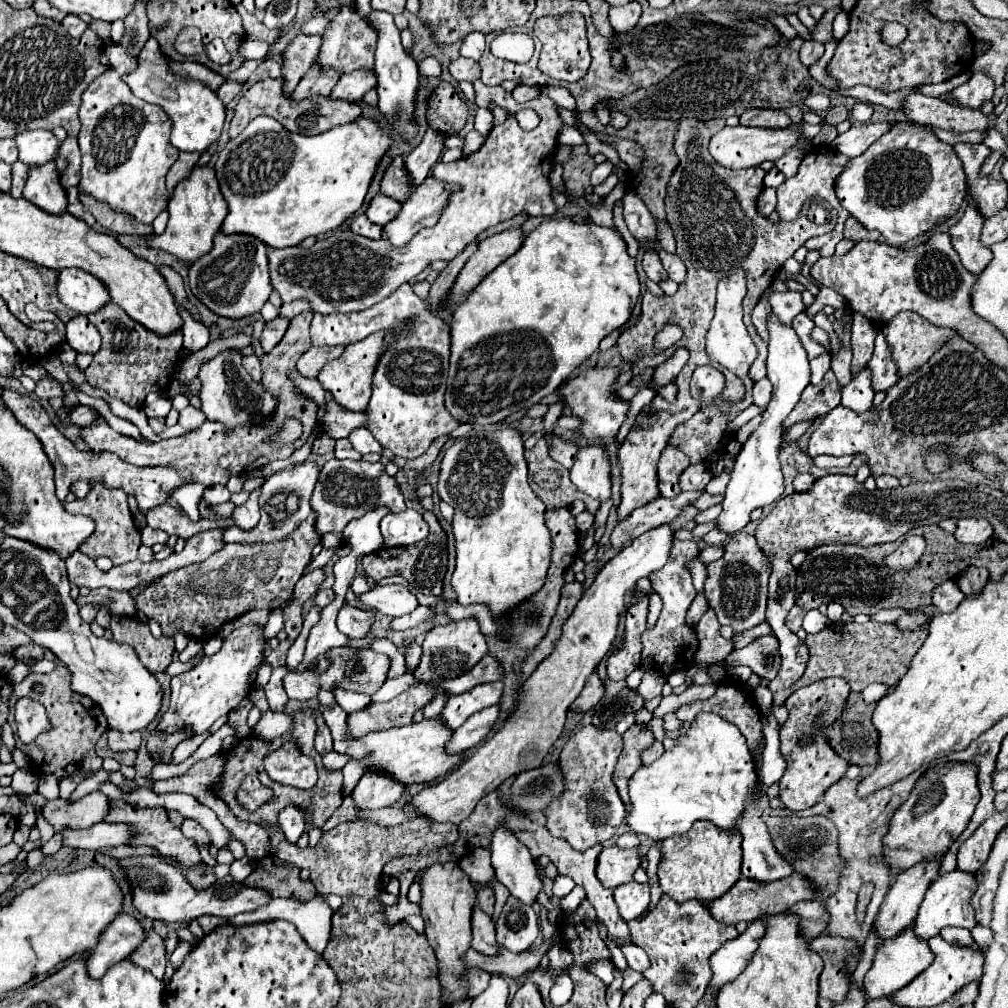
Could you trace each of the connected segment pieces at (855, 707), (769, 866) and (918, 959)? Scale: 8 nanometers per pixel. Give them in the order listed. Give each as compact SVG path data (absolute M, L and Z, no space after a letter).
M850 692L844 716L828 726L828 742L850 764L874 766L878 756L878 732L872 724L872 714L878 702L864 702L862 692Z
M760 786L758 798L748 804L748 810L744 810L744 820L740 822L740 834L742 834L742 874L746 878L754 878L760 882L772 882L780 880L782 876L790 876L794 872L792 864L778 854L774 848L766 824L762 820L764 810L768 808L766 788Z
M908 926L908 928L904 928L904 932L900 932L900 936L894 936L892 940L882 942L876 950L872 968L864 976L864 988L866 988L868 998L882 998L882 996L896 994L912 978L916 978L922 970L926 970L930 966L930 956L932 956L932 952L930 952L928 942L914 934L914 926Z

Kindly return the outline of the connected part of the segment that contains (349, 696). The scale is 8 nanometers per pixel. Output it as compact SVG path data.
M334 692L334 696L336 696L340 708L344 708L348 714L364 710L370 704L368 696L360 696L356 692Z

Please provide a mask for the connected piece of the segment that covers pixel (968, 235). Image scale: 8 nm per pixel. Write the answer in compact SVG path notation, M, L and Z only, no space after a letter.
M968 204L964 216L948 230L952 234L954 250L960 256L960 262L964 268L968 268L972 274L980 274L988 262L992 260L990 248L986 248L980 242L980 230L984 224L984 216L976 208L976 204Z

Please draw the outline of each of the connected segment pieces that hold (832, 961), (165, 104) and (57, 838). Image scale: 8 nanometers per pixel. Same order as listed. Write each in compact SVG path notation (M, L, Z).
M820 934L816 940L810 942L810 948L822 954L824 970L820 974L820 996L832 1000L834 1004L844 1002L850 992L850 980L846 970L846 958L854 956L854 952L860 952L852 938L838 938Z
M148 38L144 44L140 56L138 56L138 70L132 72L130 76L124 78L124 82L132 88L132 92L146 100L160 104L162 108L168 110L168 116L172 116L172 136L170 142L182 152L192 152L192 150L208 150L222 134L224 126L224 104L220 104L216 92L206 88L198 80L188 80L188 78L174 78L168 68L166 60L160 56L158 42L156 38Z
M64 829L58 833L55 833L53 837L42 847L42 852L44 855L54 855L62 847L62 841L64 834L68 829Z

